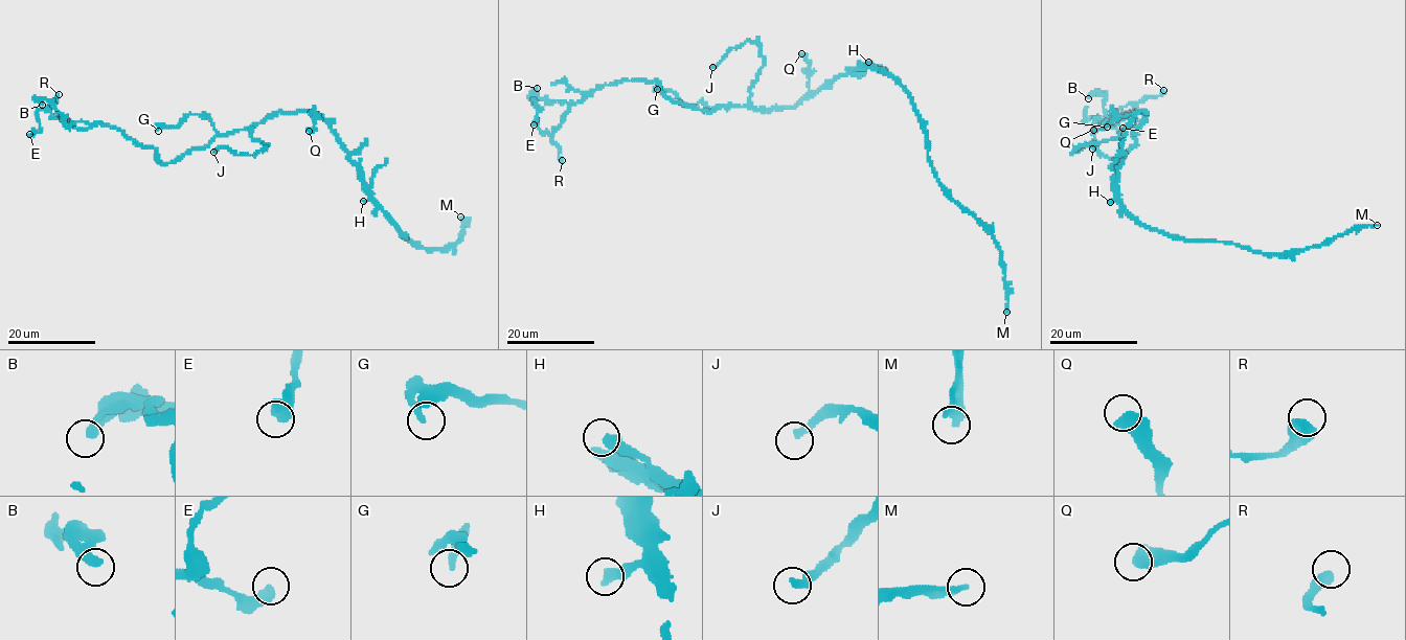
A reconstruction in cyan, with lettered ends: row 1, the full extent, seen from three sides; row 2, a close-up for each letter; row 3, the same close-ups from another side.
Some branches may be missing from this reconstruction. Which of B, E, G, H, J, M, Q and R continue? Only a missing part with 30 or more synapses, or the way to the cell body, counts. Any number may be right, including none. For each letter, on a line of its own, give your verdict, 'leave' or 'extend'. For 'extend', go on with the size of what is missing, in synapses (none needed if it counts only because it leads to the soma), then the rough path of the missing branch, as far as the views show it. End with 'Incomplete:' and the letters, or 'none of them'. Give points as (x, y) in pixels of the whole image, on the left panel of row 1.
B: leave
E: leave
G: leave
H: leave
J: leave
M: extend; about 150 synapses; missing branch runs (460, 216), (435, 210), (432, 178), (410, 141), (350, 95), (318, 95), (319, 38)
Q: leave
R: leave
Incomplete: M

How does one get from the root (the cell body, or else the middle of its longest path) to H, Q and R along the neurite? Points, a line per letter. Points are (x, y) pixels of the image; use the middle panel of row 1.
H: (816, 90), (851, 68), (876, 67), (868, 62)
Q: (816, 90), (809, 88), (809, 64), (801, 53)
R: (816, 90), (778, 109), (707, 111), (671, 100), (656, 82), (616, 82), (568, 110), (551, 140), (562, 160)

